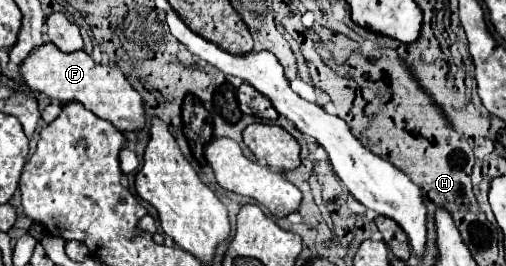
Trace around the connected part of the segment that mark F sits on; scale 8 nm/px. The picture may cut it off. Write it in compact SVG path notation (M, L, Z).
M52 43L42 45L22 63L22 75L32 91L44 93L60 103L80 101L94 115L110 121L118 131L140 131L146 125L146 109L140 93L128 83L120 69L98 65L86 51L62 53Z

